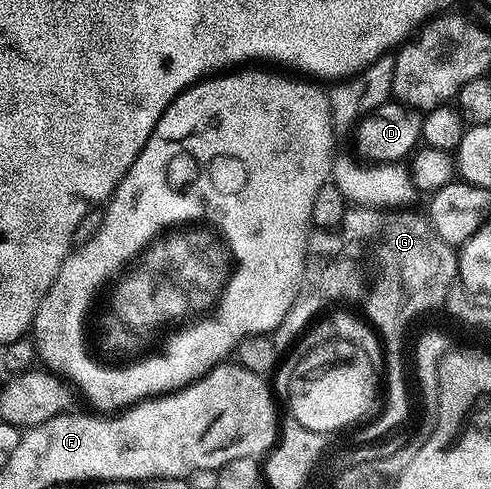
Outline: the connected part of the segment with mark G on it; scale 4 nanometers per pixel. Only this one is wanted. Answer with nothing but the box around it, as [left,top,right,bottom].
[306,207,459,443]

